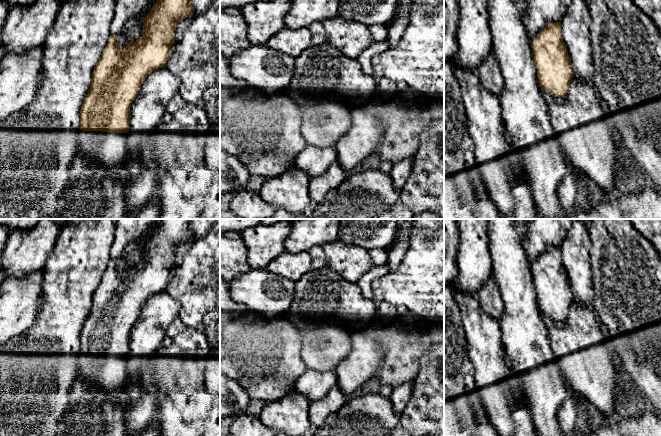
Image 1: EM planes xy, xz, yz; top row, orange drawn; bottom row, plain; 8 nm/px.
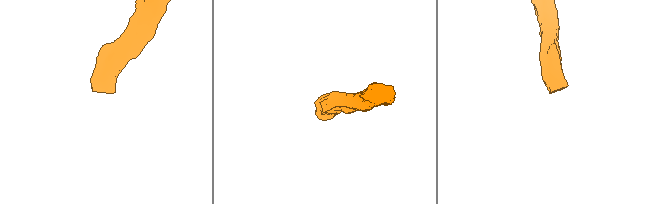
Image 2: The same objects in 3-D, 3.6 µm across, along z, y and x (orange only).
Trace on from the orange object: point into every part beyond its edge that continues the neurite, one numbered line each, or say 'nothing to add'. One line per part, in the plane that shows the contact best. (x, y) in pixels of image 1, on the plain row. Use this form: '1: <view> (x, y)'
1: xy (110, 373)

